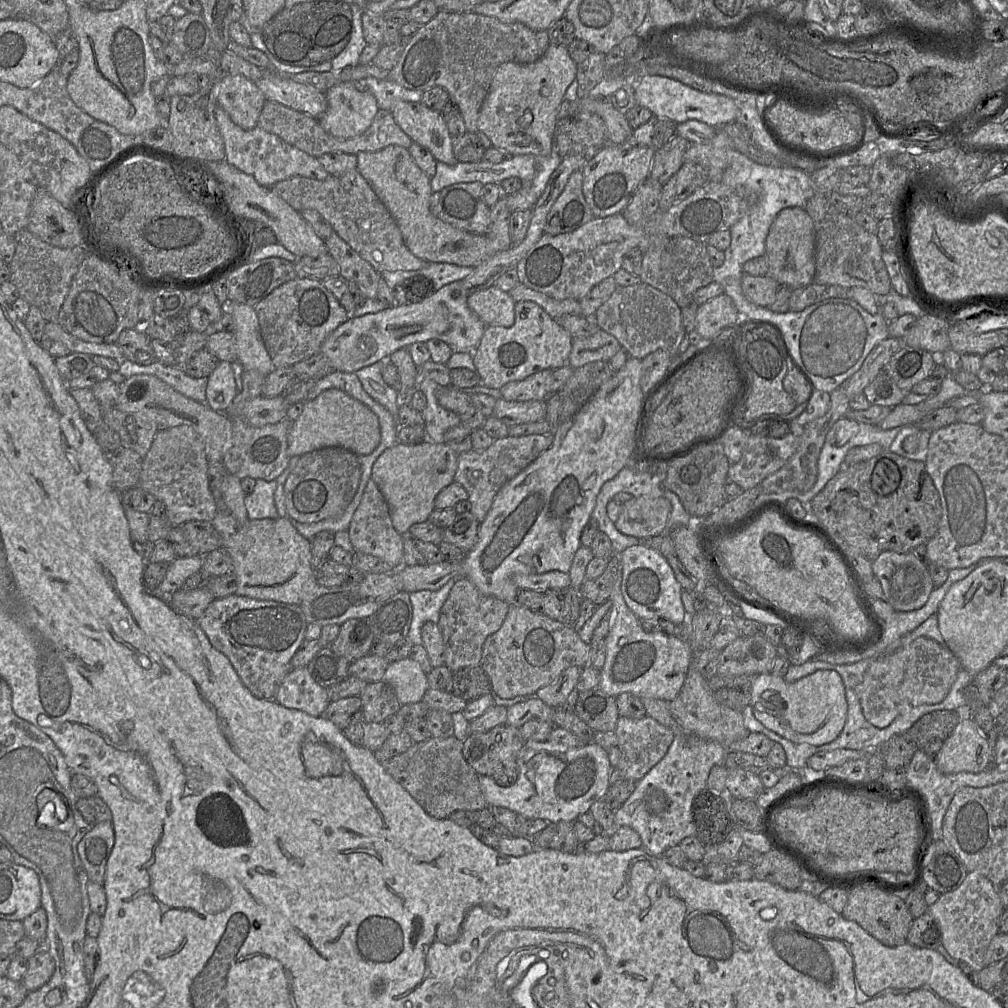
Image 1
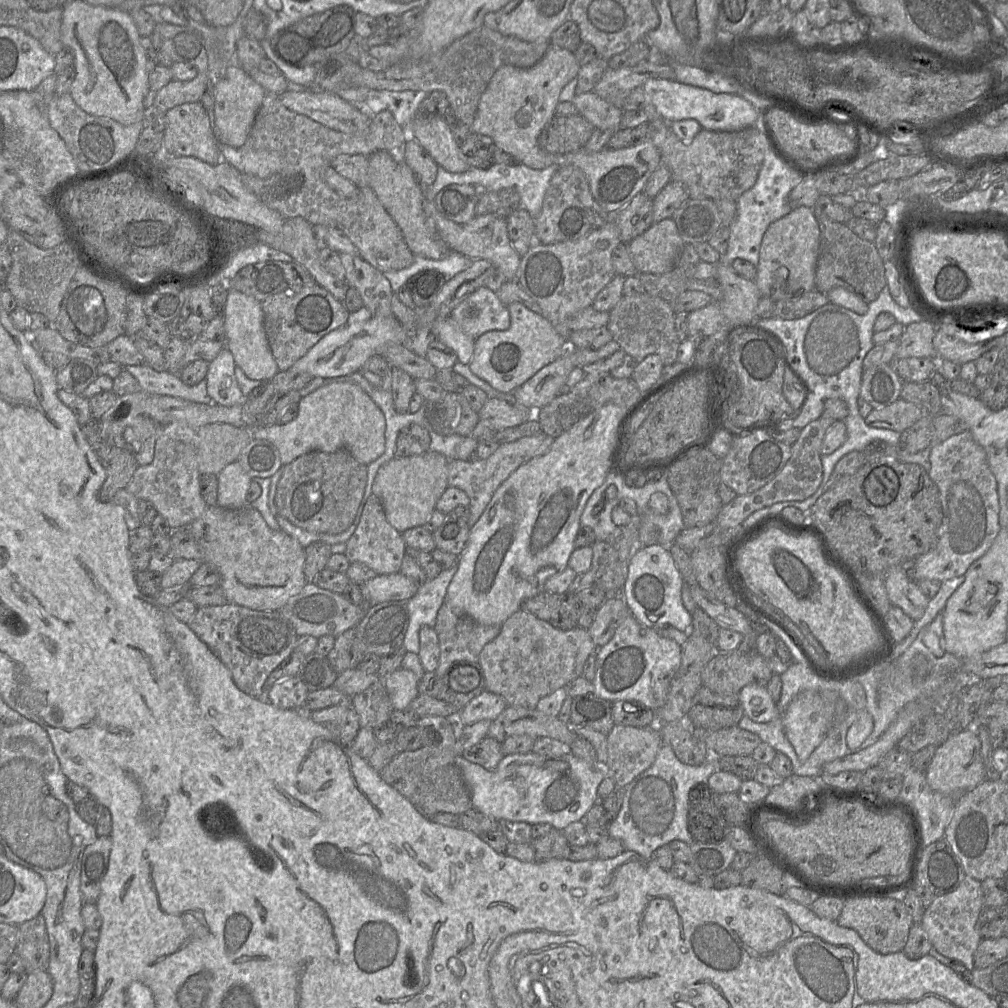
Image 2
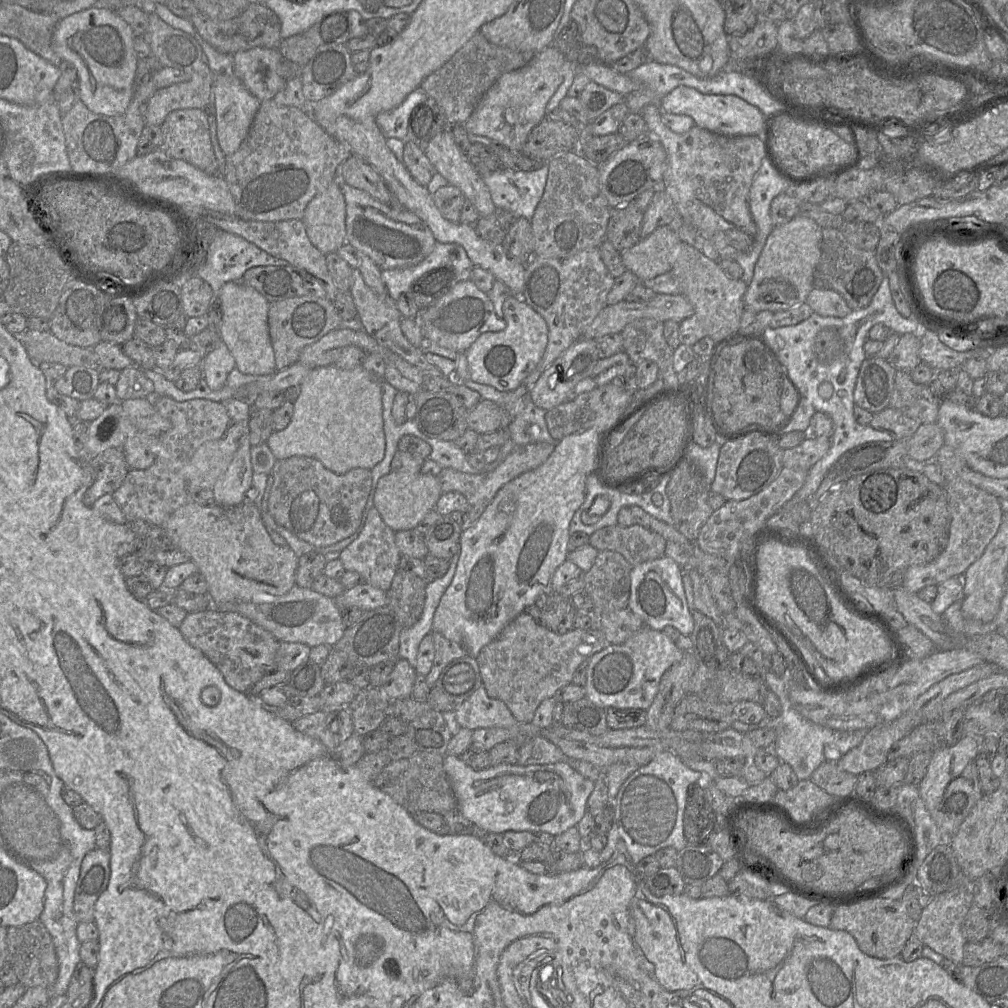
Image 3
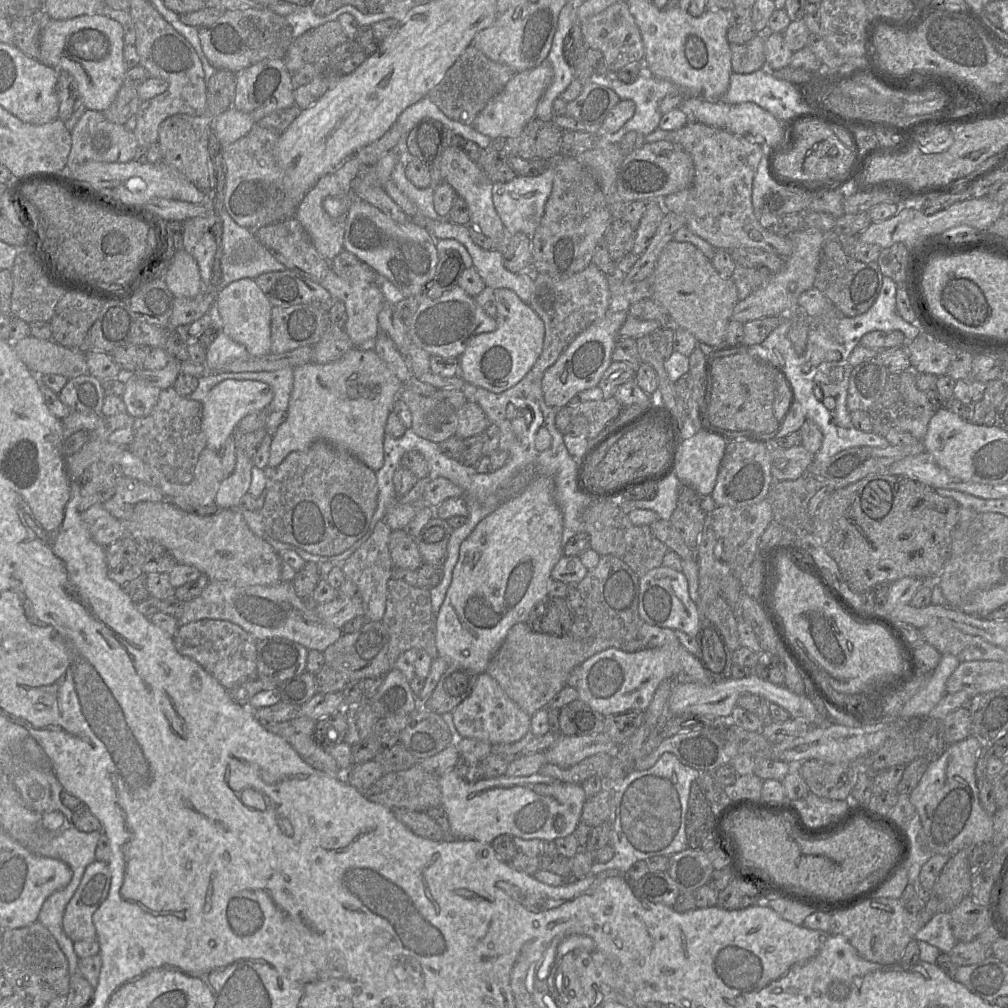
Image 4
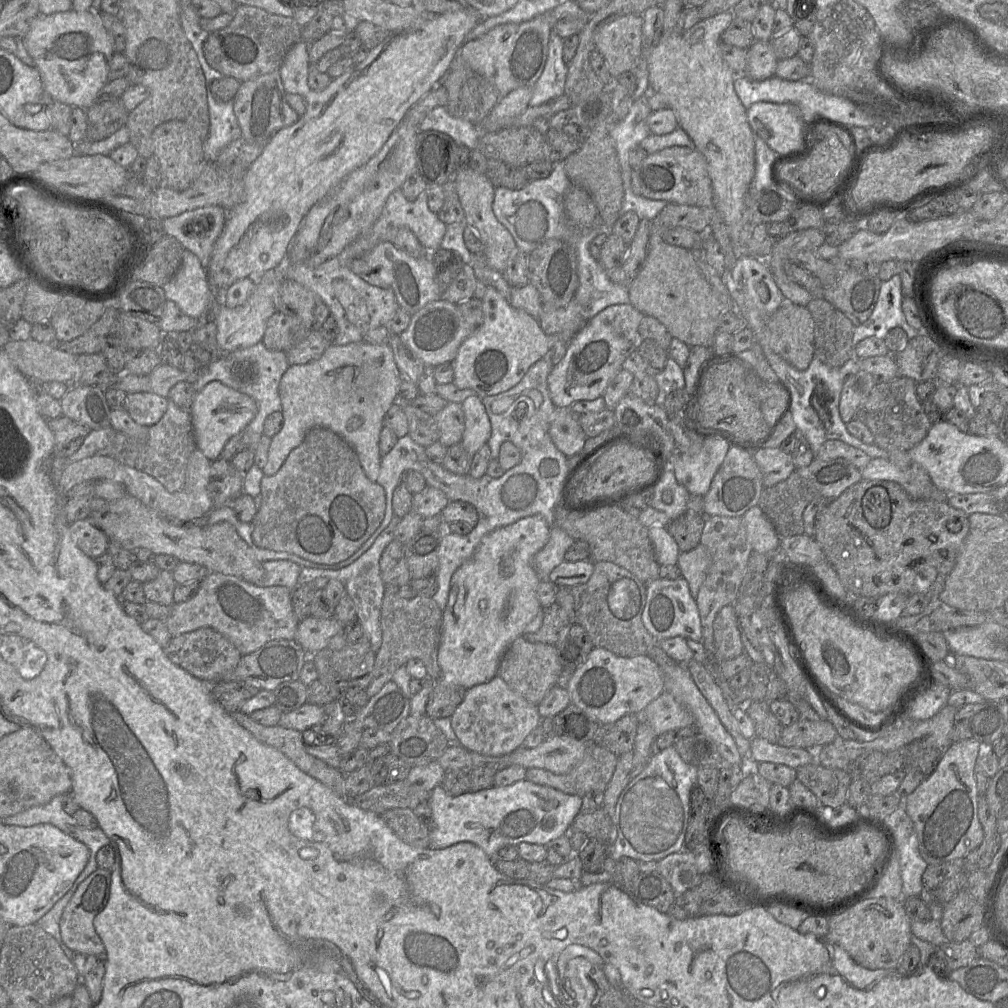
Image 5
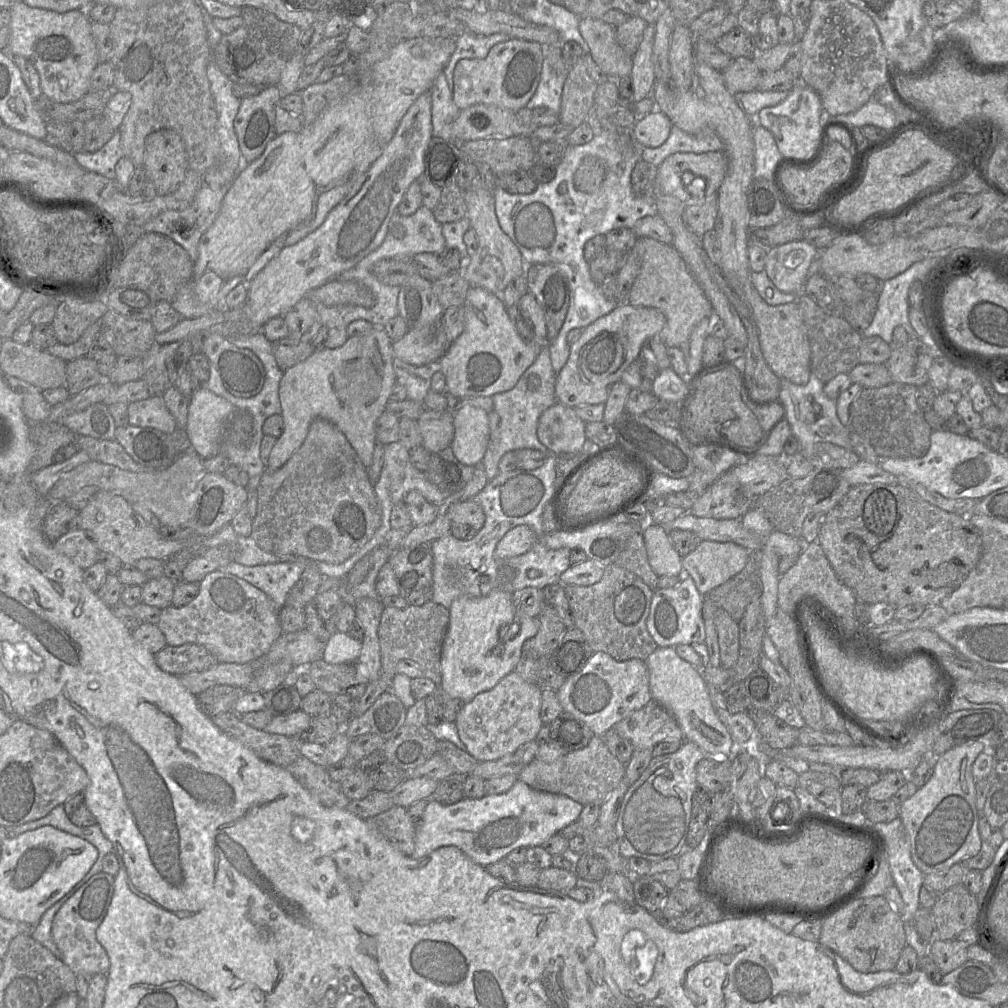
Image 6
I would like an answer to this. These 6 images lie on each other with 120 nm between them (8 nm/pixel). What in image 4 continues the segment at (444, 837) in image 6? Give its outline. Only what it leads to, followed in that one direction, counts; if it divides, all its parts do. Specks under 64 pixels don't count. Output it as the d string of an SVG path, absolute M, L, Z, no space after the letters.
M449 769L439 778L442 803L447 813L454 839L473 839L491 844L499 835L507 834L523 839L555 840L574 833L580 822L582 808L587 796L581 784L562 782L539 772L527 776L482 778L474 783L460 779L454 769Z

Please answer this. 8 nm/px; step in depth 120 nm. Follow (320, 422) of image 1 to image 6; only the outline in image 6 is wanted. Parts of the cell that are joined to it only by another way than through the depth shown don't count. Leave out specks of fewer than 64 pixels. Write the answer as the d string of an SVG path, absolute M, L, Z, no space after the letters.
M383 327L353 336L340 347L322 348L304 361L287 369L280 381L279 399L284 430L270 452L266 469L277 470L303 444L311 422L324 418L346 436L365 468L372 463L376 445L375 424L386 410L394 384L393 341Z

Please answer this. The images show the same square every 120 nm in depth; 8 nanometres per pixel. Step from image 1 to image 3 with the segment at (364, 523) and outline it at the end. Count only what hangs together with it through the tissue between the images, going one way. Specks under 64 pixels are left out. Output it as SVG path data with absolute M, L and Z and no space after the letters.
M374 506L367 514L365 524L358 537L340 553L346 571L359 573L364 583L387 592L399 569L401 553L395 544L395 532L385 524Z

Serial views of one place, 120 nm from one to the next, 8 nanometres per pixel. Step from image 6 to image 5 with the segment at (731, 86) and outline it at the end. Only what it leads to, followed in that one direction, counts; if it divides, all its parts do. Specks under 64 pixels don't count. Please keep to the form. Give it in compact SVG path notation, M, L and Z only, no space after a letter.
M755 41L747 53L744 75L755 81L762 81L775 75L778 65L771 41Z

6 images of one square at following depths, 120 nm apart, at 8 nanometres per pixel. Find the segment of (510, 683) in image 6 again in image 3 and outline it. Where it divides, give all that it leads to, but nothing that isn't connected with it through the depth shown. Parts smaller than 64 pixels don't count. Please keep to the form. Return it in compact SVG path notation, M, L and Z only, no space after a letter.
M483 684L457 708L455 714L458 724L471 730L511 727L517 723L508 707L501 700L490 697Z

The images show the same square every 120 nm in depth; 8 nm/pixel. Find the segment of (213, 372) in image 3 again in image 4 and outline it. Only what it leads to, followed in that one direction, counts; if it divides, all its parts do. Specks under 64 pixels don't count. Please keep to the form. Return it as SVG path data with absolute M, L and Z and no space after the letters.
M219 330L215 340L207 349L204 364L209 371L217 371L233 360L249 356L243 345L233 341L222 330Z

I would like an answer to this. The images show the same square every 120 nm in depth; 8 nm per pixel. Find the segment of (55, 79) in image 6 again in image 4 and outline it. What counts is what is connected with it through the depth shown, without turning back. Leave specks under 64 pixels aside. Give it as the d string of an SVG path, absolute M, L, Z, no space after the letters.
M102 13L81 15L65 20L47 19L40 34L39 61L58 72L68 72L74 78L78 96L86 110L104 112L115 100L128 71L123 56L124 46L124 31L121 24Z

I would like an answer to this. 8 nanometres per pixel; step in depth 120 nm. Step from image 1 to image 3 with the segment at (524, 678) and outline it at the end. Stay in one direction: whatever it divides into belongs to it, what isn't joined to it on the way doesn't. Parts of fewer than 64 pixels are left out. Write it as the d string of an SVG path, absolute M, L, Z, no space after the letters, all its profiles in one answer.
M525 612L519 614L476 657L487 694L501 700L517 722L531 722L542 701L572 683L579 665L611 645L601 629L573 629L557 634Z

